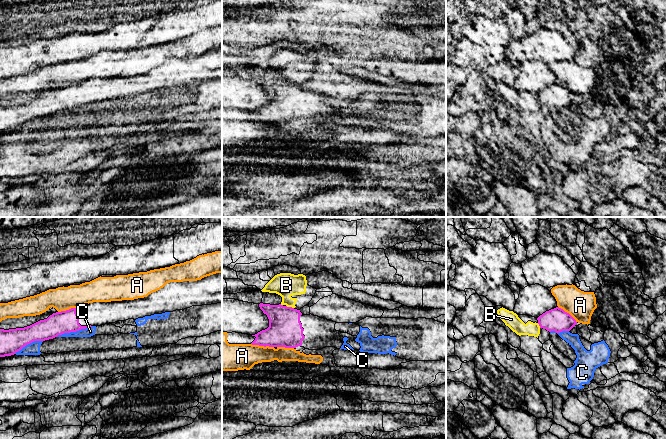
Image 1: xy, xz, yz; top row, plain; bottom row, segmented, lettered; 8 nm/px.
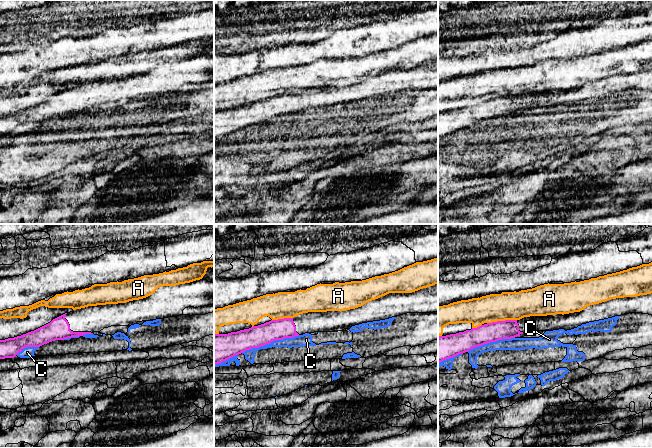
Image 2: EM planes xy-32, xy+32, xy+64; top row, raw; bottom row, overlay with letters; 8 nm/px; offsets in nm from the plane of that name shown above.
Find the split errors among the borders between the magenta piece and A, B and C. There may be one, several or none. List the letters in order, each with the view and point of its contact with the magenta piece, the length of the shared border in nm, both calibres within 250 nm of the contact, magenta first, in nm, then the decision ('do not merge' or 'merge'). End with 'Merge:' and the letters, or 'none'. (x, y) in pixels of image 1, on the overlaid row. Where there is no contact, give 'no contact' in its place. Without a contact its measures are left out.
A: xz (262, 345) | 190 nm | 280/220 nm | do not merge
B: xz (290, 307) | 70 nm | 280/190 nm | do not merge
C: xy (74, 331) | 300 nm | 180/80 nm | do not merge
Merge: none

